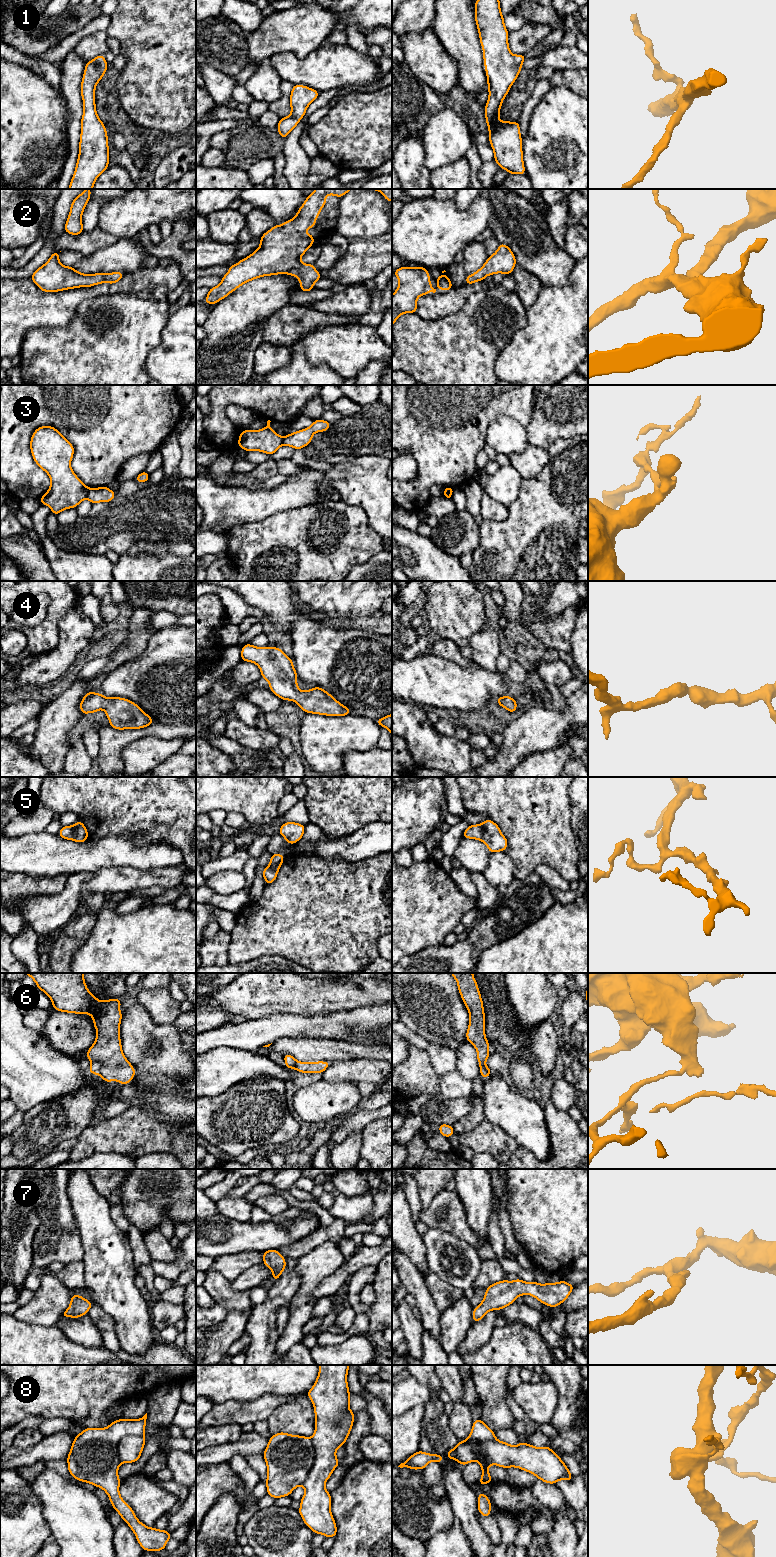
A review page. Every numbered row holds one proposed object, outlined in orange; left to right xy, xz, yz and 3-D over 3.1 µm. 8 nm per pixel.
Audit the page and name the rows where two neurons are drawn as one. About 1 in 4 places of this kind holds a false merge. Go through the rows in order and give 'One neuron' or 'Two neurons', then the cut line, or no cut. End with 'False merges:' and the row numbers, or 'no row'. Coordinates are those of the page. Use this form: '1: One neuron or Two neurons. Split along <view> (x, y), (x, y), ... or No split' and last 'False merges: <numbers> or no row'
1: One neuron. No split
2: One neuron. No split
3: Two neurons. Split along xy (88, 489), (86, 497)
4: One neuron. No split
5: One neuron. No split
6: Two neurons. Split along xy (92, 1060), (97, 1060), (101, 1064), (99, 1073)
7: One neuron. No split
8: One neuron. No split
False merges: 3, 6

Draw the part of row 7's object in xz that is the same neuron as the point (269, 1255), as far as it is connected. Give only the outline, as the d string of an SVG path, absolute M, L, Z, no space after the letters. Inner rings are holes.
M266 1250L263 1252L264 1265L273 1271L271 1276L276 1282L286 1268L285 1257L278 1250Z

